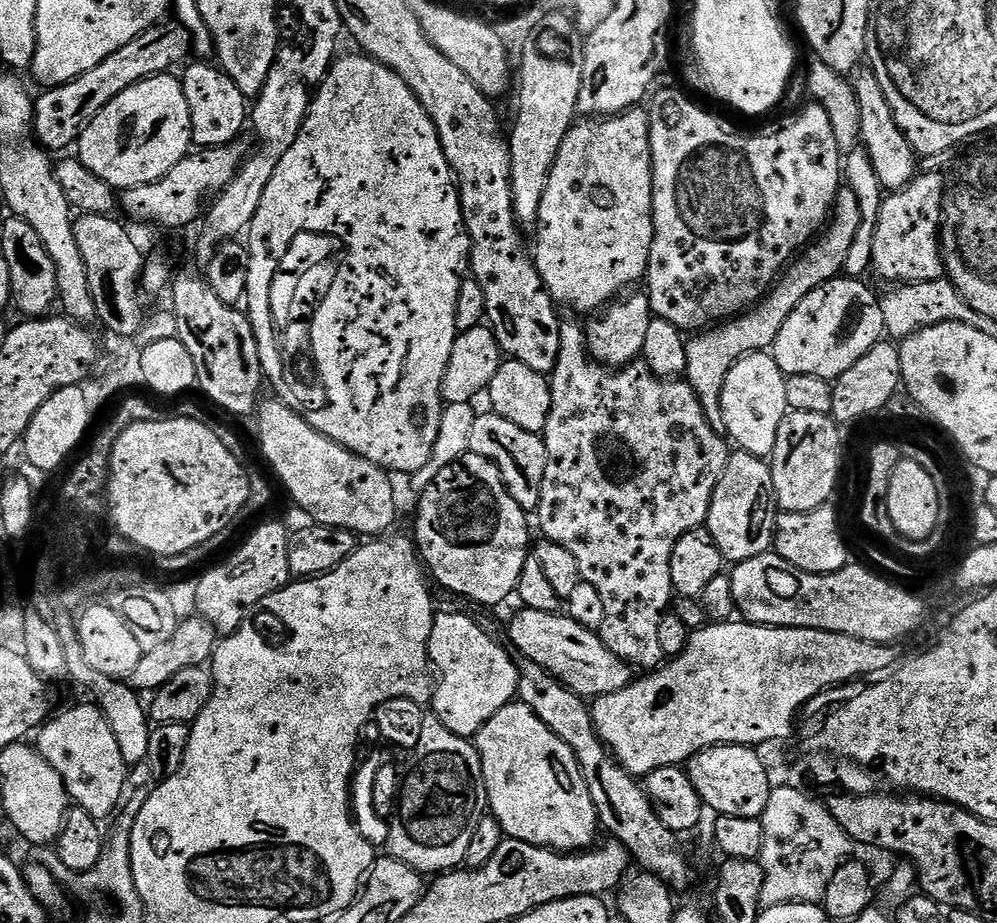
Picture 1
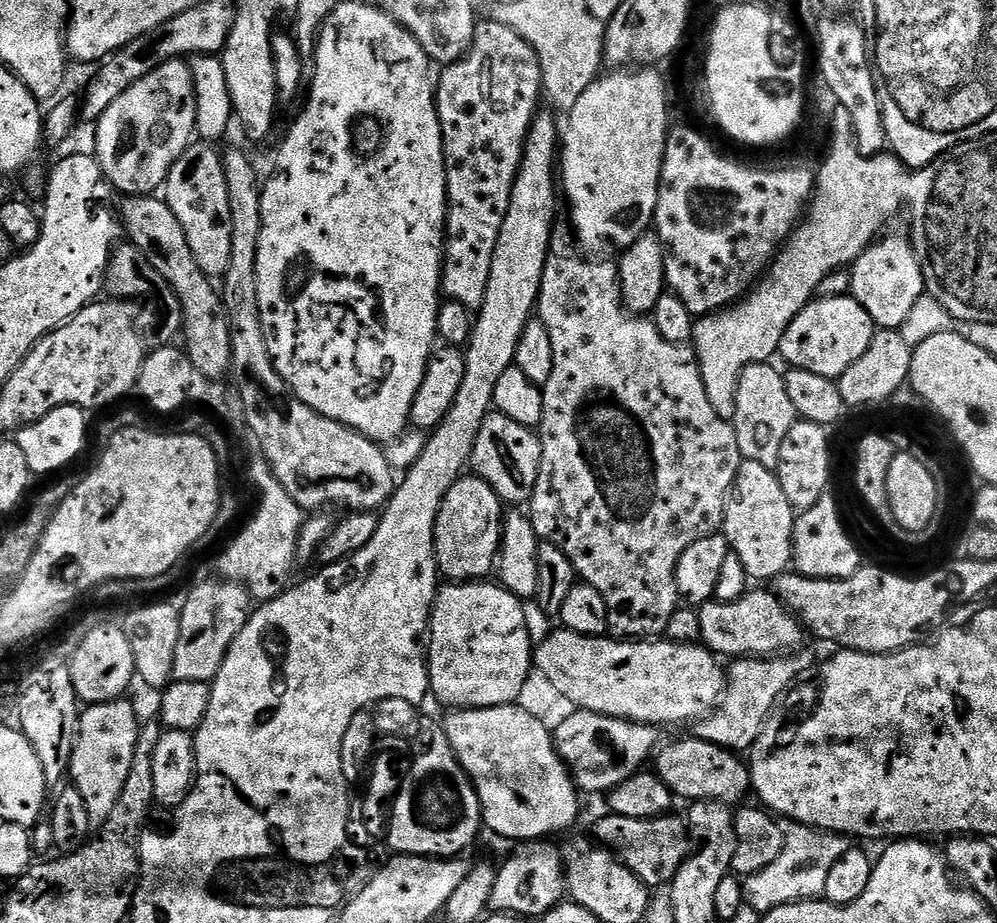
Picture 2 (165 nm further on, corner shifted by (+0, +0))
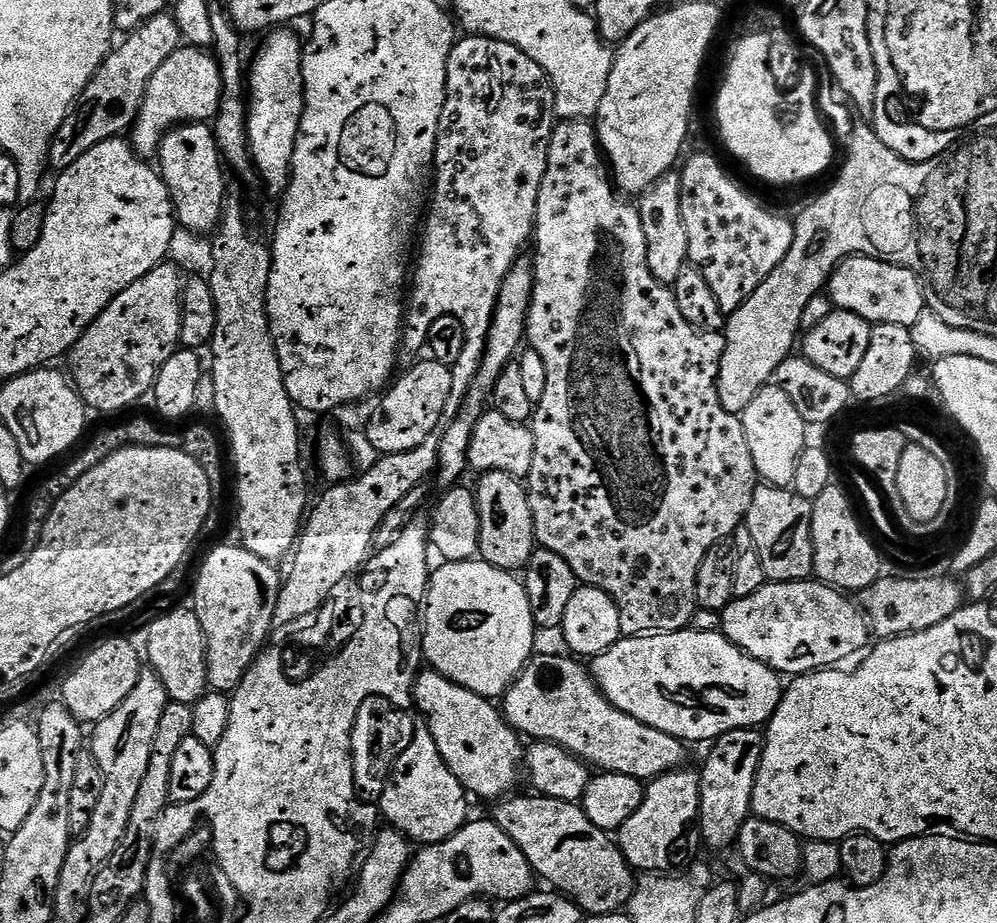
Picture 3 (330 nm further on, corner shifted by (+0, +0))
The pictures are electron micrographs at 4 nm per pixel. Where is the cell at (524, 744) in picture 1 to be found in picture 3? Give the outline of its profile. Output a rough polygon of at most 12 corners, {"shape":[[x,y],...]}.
{"shape":[[424,670],[412,687],[446,766],[496,802],[520,733],[489,697]]}

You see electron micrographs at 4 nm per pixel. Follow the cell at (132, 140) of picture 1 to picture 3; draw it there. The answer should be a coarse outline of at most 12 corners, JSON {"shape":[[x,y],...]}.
{"shape":[[177,48],[146,86],[130,129],[136,155],[208,122],[222,78],[211,51]]}

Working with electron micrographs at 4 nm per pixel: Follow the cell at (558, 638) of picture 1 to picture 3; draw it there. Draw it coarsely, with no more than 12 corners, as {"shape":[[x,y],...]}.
{"shape":[[723,631],[591,657],[618,710],[685,742],[767,725],[781,673]]}

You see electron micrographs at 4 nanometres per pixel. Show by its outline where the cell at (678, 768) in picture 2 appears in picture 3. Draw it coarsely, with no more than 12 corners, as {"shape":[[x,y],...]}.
{"shape":[[533,655],[504,693],[521,737],[645,782],[685,741],[630,718],[579,659]]}

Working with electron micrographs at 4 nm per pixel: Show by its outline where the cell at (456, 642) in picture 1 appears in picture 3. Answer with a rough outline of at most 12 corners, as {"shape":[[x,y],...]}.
{"shape":[[485,560],[431,573],[422,656],[503,697],[538,629],[513,573]]}

